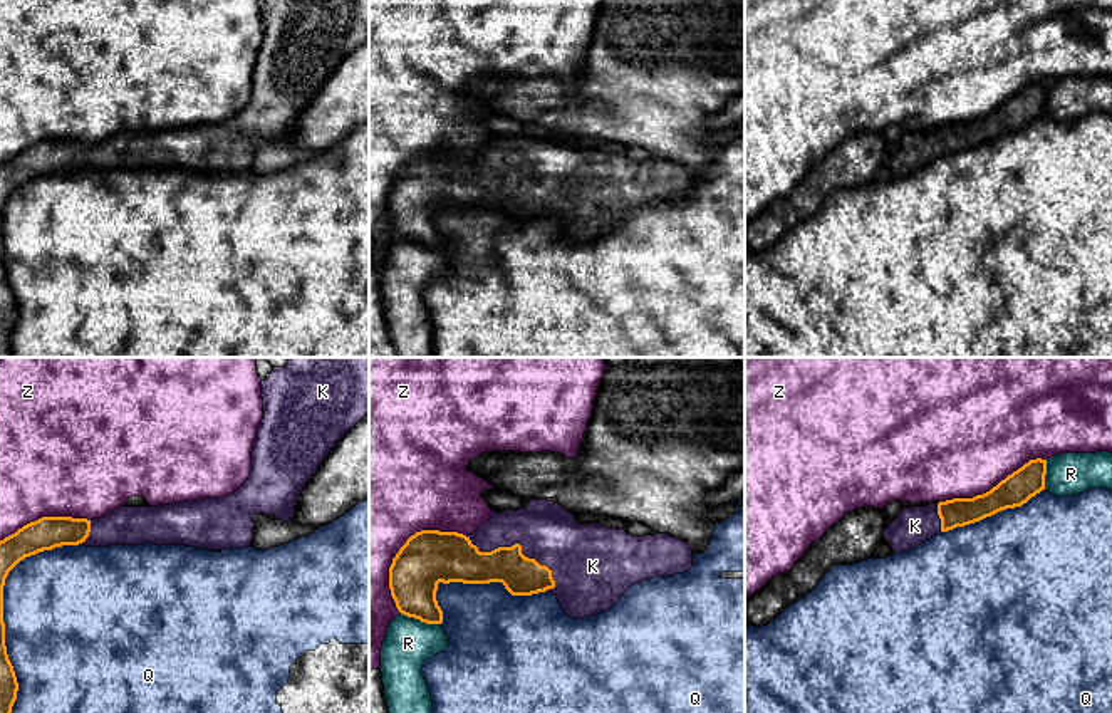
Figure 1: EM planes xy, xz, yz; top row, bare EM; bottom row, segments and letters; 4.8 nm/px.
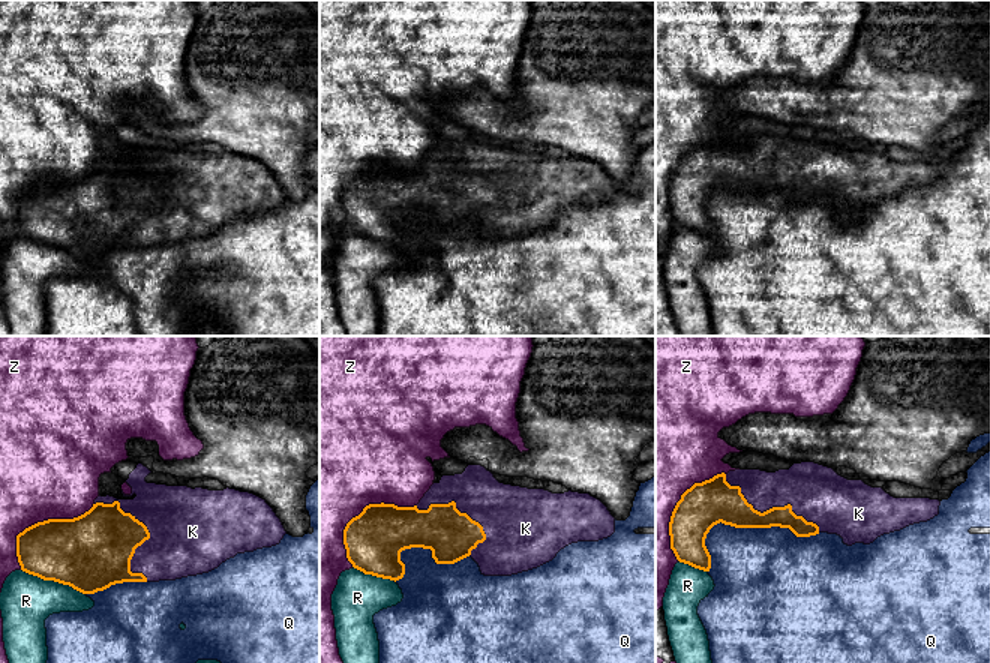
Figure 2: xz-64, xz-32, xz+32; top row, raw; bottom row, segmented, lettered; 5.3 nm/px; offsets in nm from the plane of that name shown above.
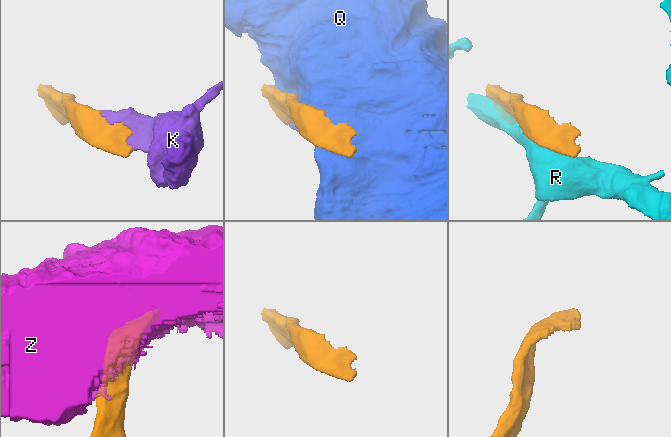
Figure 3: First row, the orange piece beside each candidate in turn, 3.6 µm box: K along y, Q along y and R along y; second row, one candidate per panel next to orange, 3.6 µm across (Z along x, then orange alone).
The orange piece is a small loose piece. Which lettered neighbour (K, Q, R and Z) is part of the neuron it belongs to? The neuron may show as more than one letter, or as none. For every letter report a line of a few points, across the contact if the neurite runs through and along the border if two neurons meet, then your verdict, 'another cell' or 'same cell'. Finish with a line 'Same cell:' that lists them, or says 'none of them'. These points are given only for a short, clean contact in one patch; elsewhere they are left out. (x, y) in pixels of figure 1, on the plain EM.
K: same cell
Q: another cell
R: another cell
Z: another cell
Same cell: K

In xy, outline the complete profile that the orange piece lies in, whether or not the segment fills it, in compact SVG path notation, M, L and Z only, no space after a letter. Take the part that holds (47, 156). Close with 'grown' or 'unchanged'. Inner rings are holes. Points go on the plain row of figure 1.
M270 0L262 5L263 42L252 74L252 97L233 117L158 131L121 131L87 144L42 141L0 164L0 357L10 357L10 337L18 307L5 270L3 210L8 196L25 181L62 169L186 169L208 174L247 173L253 141L265 138L292 146L305 107L335 67L369 37L369 0Z; grown

